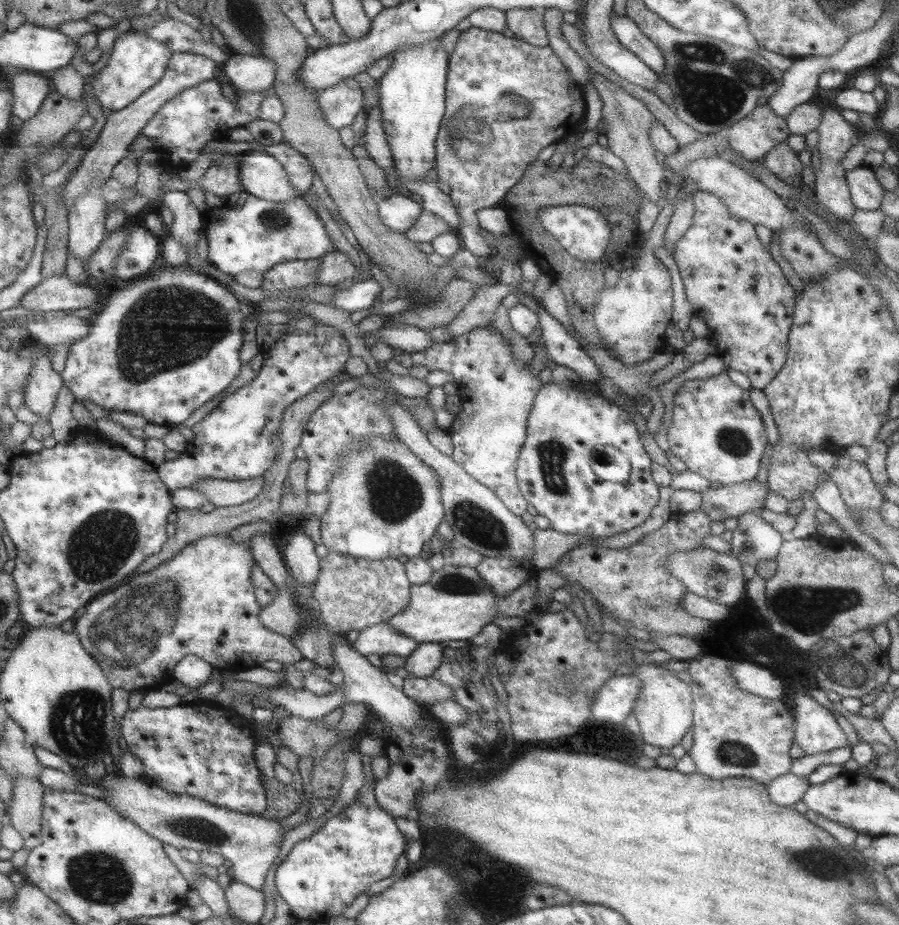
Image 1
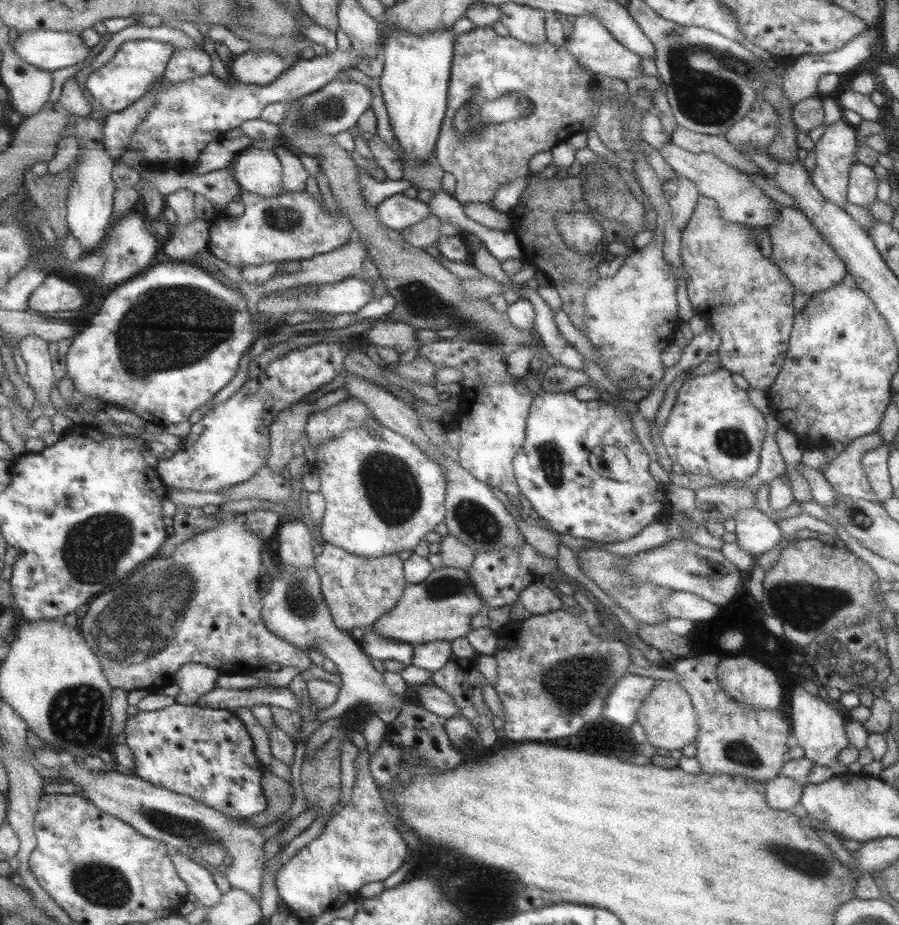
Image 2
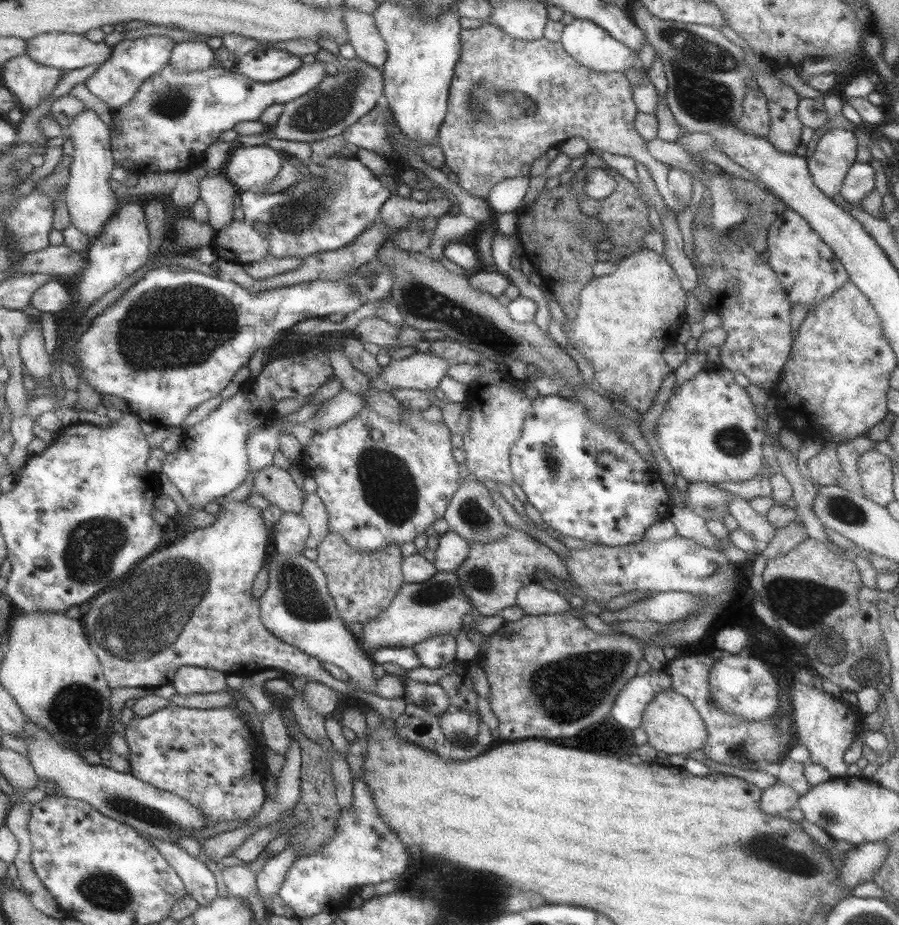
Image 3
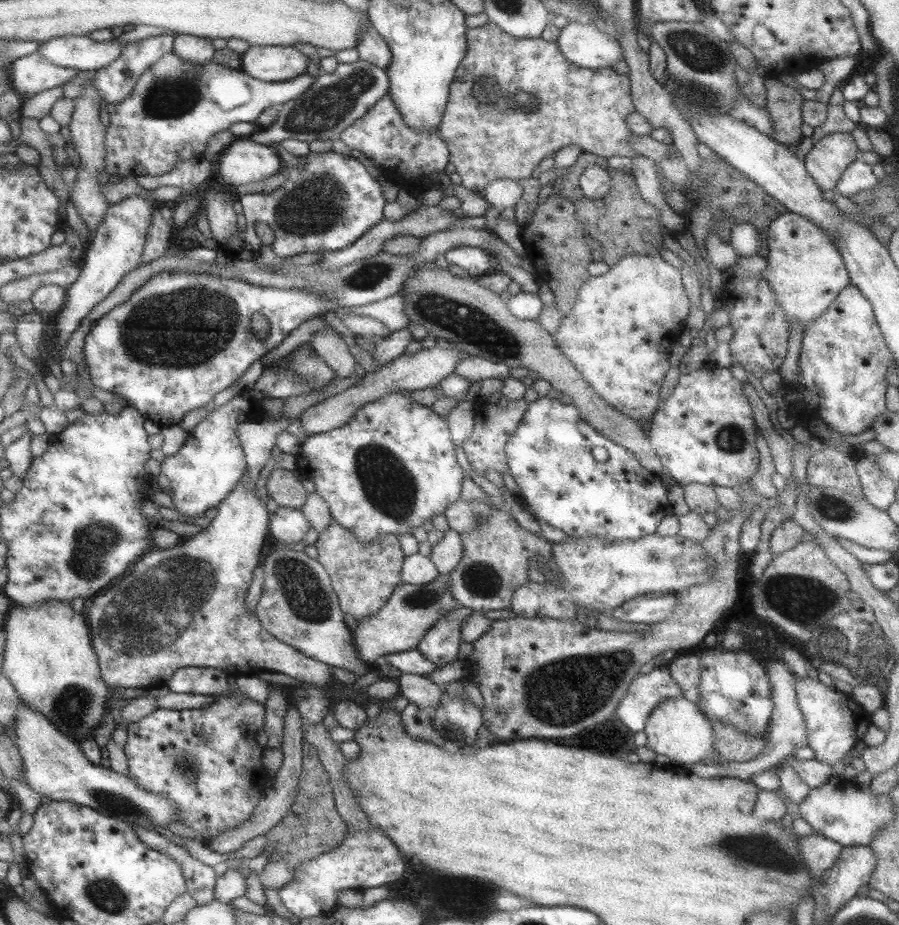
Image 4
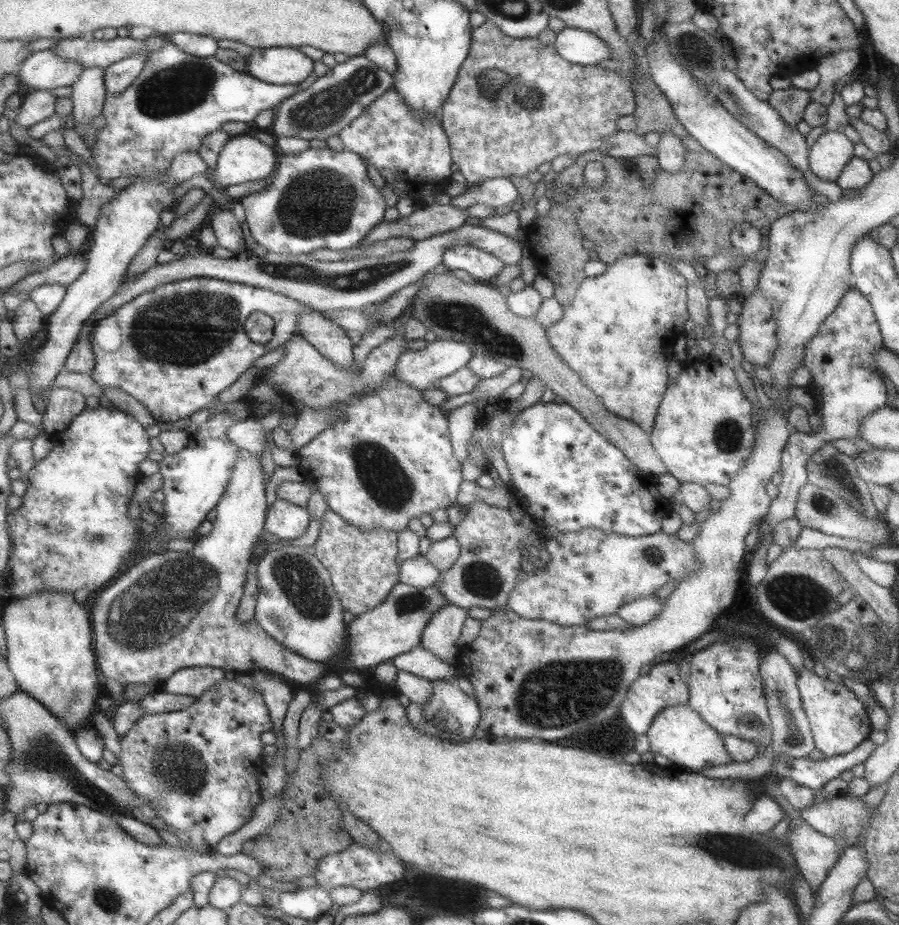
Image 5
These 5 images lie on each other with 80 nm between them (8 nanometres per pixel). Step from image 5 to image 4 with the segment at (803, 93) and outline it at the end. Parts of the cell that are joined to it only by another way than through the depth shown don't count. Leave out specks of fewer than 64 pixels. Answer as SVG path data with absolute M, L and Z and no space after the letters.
M775 76L765 77L762 83L766 94L764 108L772 124L770 137L784 147L798 144L803 138L800 113L803 97L794 88L779 83Z

